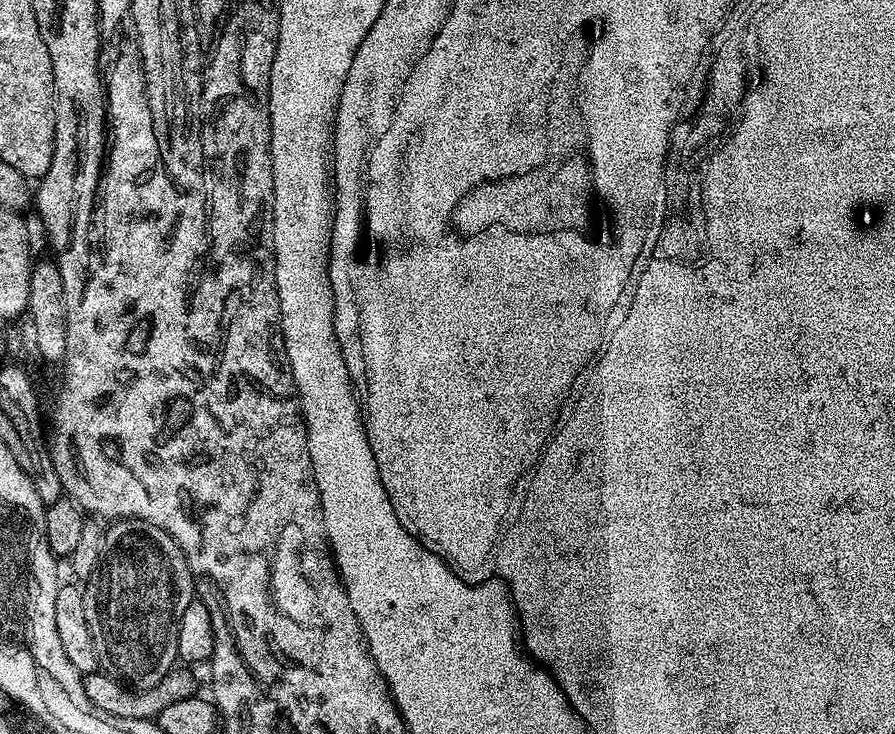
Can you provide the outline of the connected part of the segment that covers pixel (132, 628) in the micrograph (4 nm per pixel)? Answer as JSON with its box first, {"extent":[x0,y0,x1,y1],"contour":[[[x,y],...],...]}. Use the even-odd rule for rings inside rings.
{"extent":[83,516,194,688],"contour":[[[136,516],[116,518],[111,522],[113,524],[105,530],[104,536],[101,535],[99,537],[100,553],[97,556],[97,564],[91,576],[87,578],[86,583],[83,585],[84,605],[86,606],[86,626],[90,626],[90,642],[94,642],[96,663],[103,671],[119,678],[121,681],[127,682],[133,688],[149,688],[158,682],[162,682],[164,675],[167,672],[173,671],[175,664],[172,663],[177,663],[179,654],[179,624],[182,622],[182,616],[186,608],[194,600],[192,571],[188,565],[187,558],[184,557],[184,552],[176,545],[176,539],[165,528],[159,528],[159,526],[152,524],[149,520],[139,520]]]}

